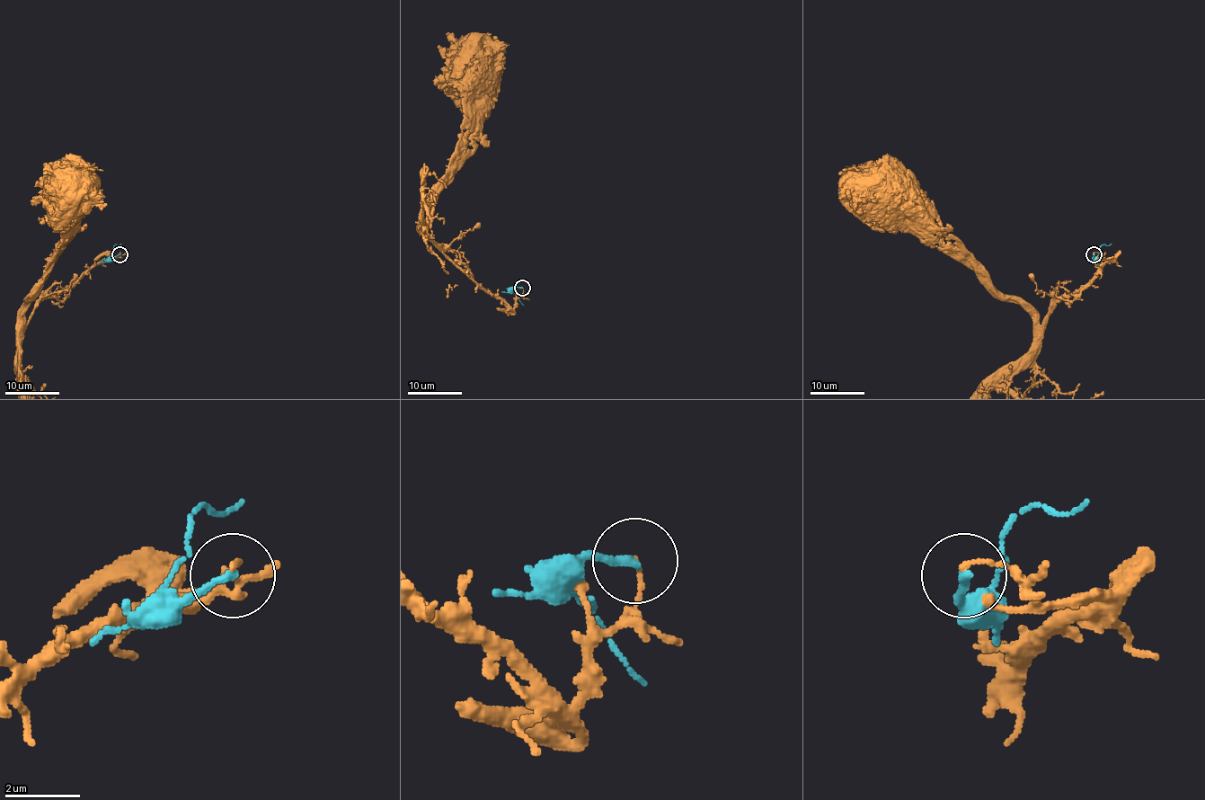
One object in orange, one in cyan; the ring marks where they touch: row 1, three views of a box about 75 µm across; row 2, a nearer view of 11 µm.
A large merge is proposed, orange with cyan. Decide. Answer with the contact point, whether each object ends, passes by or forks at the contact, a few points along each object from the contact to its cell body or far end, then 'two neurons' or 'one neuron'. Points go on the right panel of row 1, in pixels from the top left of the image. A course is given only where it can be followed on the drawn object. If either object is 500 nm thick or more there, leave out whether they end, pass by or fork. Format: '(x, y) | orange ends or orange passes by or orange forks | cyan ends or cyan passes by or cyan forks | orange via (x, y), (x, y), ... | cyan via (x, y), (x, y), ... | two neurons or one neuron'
(1094, 254) | orange ends | cyan ends | orange via (1094, 254), (1112, 260), (1080, 289), (1064, 295), (1039, 324), (1021, 303), (1002, 299), (954, 260), (878, 184) | cyan via (1094, 254), (1094, 258), (1103, 244), (1111, 243) | two neurons

